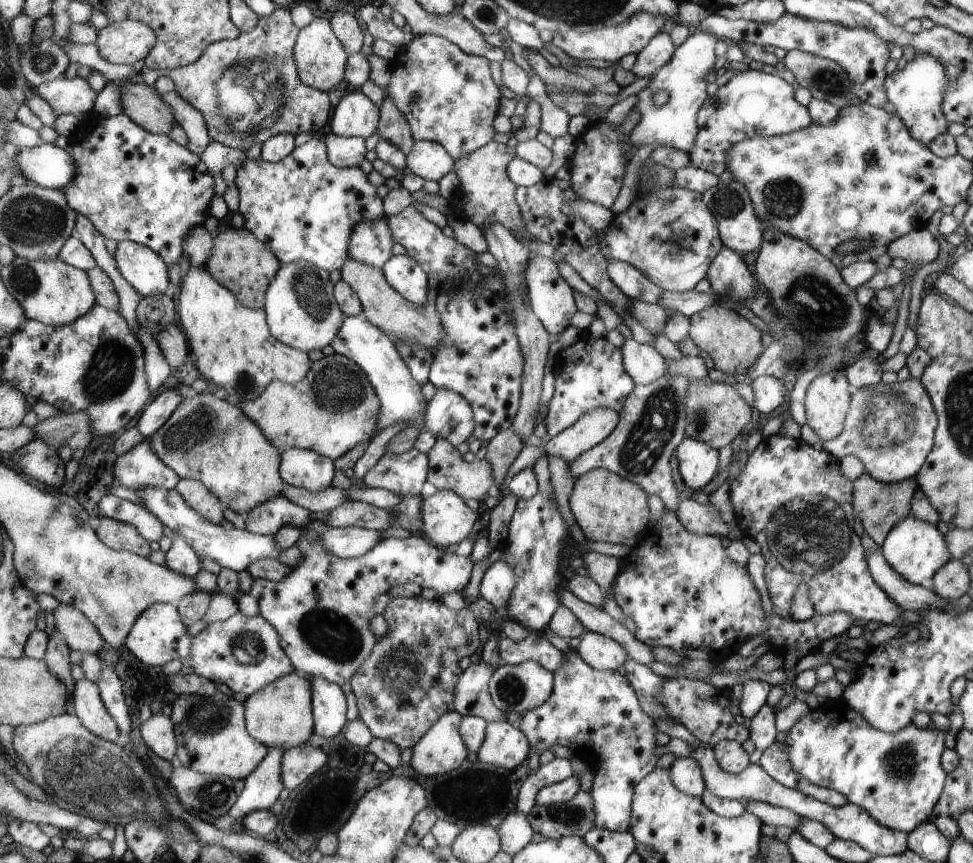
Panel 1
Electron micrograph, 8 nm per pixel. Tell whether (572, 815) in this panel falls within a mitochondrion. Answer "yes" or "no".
yes

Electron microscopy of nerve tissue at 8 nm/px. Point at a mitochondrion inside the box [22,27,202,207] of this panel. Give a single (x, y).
(43, 63)

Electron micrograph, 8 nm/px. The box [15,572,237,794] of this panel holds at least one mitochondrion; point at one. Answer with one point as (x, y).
(203, 717)

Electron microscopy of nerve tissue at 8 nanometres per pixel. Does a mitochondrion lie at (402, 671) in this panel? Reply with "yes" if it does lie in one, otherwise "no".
yes

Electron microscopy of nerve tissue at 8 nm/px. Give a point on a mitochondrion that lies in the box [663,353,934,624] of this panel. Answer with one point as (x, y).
(808, 538)

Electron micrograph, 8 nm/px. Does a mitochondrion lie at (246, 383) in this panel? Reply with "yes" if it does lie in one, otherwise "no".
yes

